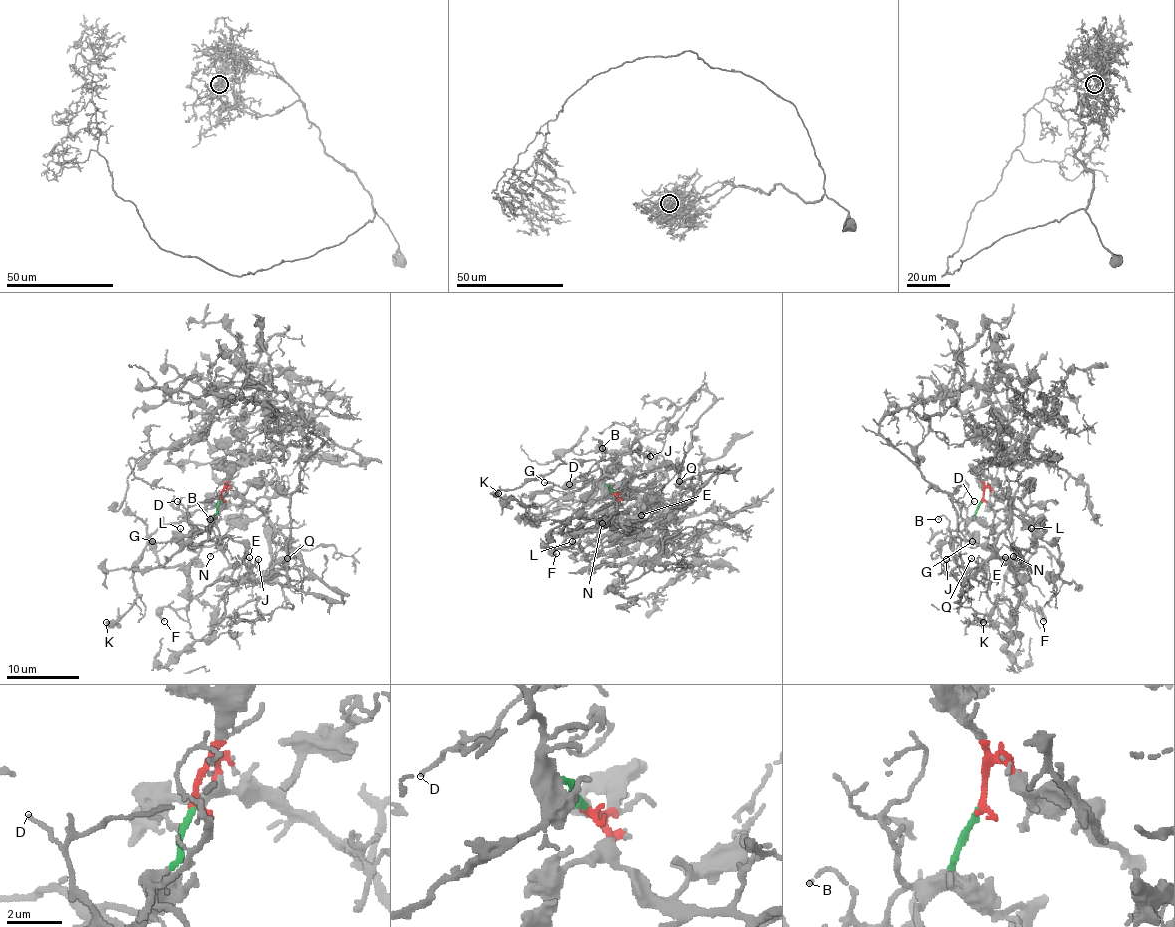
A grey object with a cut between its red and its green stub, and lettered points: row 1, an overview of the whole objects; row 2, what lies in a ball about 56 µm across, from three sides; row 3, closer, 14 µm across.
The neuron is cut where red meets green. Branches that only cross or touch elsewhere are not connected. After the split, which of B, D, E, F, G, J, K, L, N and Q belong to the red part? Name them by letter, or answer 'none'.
E, F, L, N, Q

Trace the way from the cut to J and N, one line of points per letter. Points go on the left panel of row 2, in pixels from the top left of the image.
J: (220, 498), (211, 522), (218, 536), (213, 538), (242, 542), (249, 569), (258, 558)
N: (220, 498), (226, 488), (251, 500), (274, 531), (276, 562), (262, 582), (233, 580), (226, 556), (209, 556)

